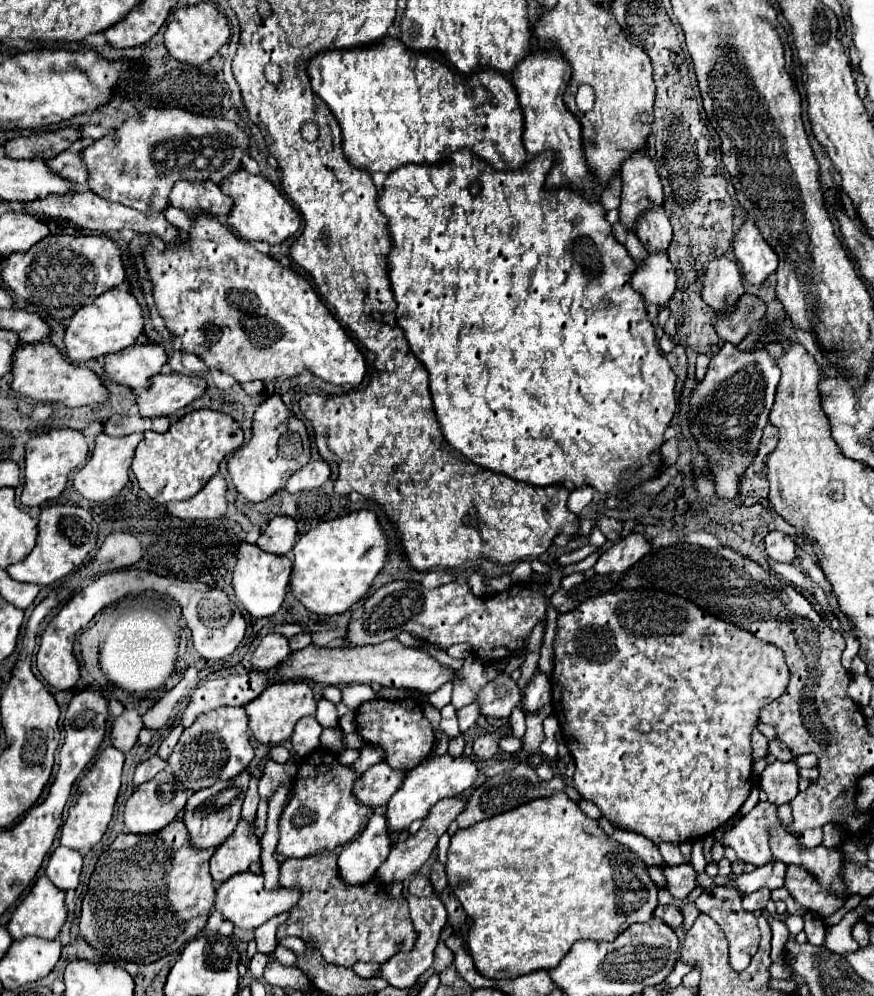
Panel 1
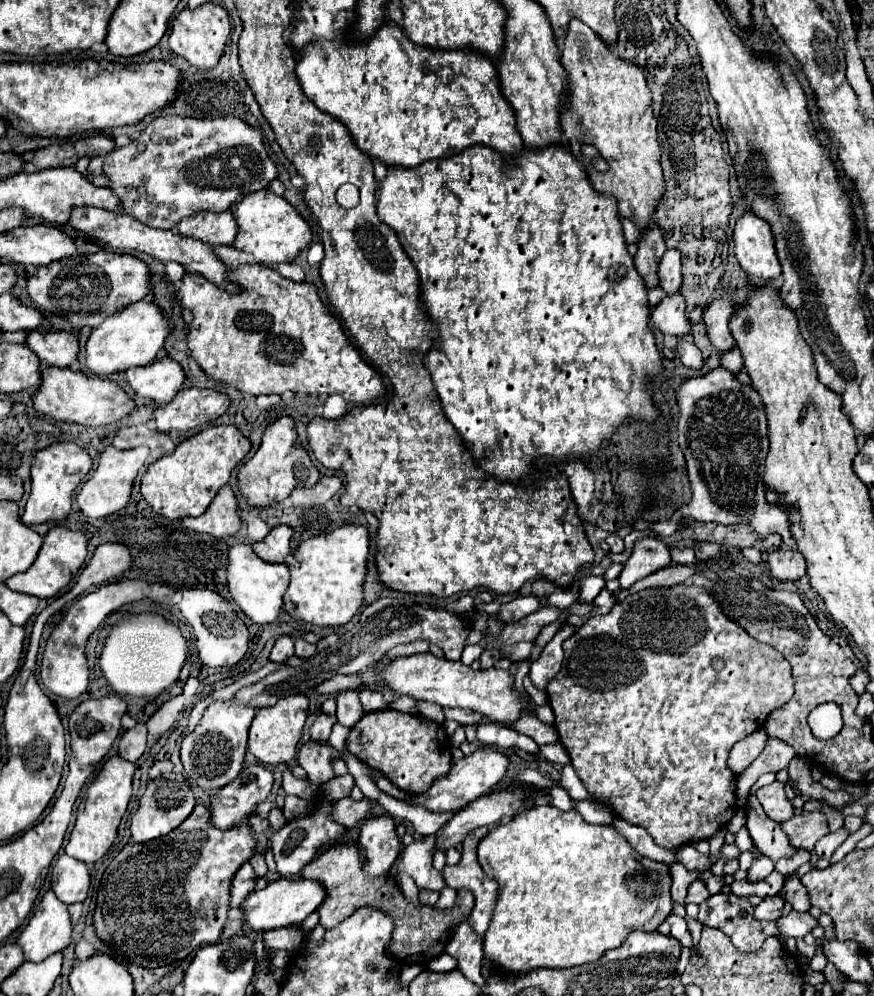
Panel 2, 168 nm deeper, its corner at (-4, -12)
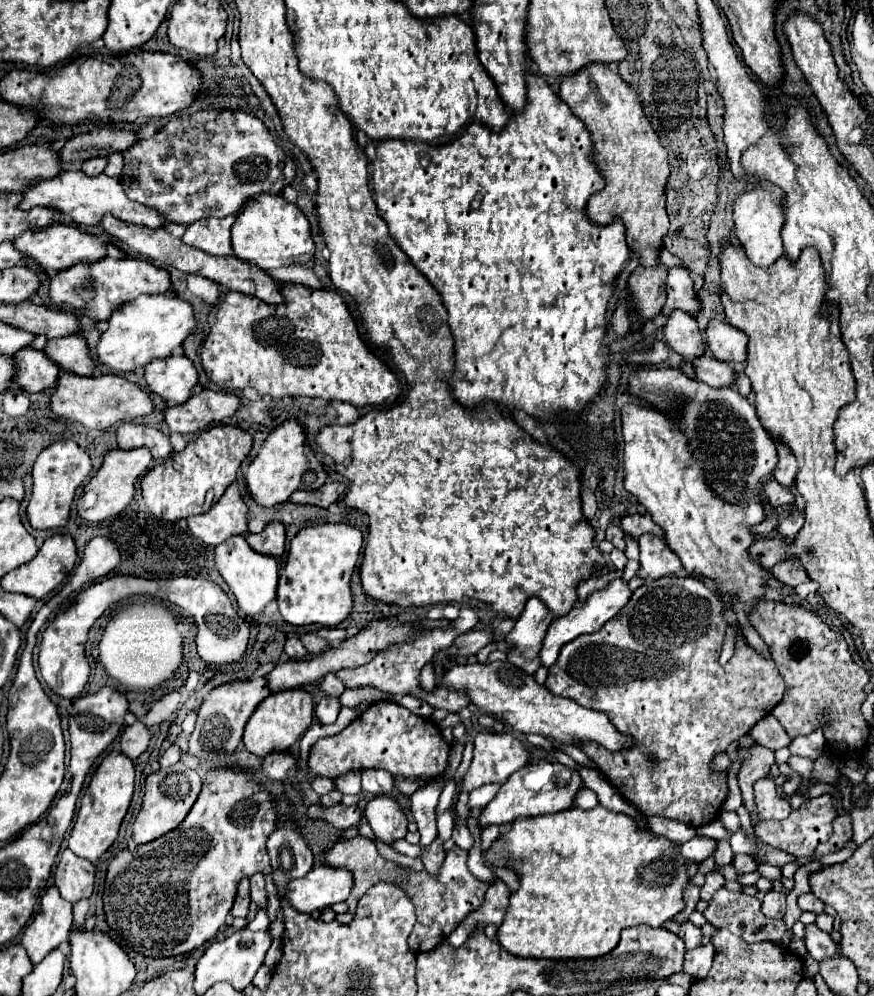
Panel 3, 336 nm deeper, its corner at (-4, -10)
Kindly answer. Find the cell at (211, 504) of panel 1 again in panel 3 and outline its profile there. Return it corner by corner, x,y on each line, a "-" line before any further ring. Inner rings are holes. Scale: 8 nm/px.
232,483
220,501
206,513
188,517
188,529
206,545
218,545
234,535
248,531
248,507
240,497
240,489

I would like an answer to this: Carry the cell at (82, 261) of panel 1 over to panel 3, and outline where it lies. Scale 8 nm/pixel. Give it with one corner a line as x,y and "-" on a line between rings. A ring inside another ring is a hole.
106,257
96,263
78,263
52,277
50,299
54,303
68,305
68,309
76,309
94,321
106,321
116,309
136,299
138,295
166,293
168,289
170,289
170,275
166,269
134,257
124,259

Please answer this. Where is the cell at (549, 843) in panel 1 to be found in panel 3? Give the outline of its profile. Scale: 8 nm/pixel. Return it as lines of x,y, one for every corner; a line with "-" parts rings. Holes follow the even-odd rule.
598,805
594,809
574,807
568,811
554,813
554,815
538,815
532,819
516,819
512,823
512,829
508,833
500,835
498,841
494,841
492,849
484,857
494,865
506,865
518,873
520,889
510,895
510,907
508,907
506,919
498,927
498,943
504,949
508,949
510,953
516,953
518,957
548,957
548,959
596,959
596,957
602,957
618,945
618,937
620,937
620,931
624,927
636,927
642,923
652,925
652,927
662,927
664,921
678,915
684,909
684,891
686,891
686,885
690,883
686,859
682,857
680,849
672,841
668,841
666,837
650,835
644,829
638,829
638,825
632,817
628,817
624,813
612,813
612,811
604,809
602,805

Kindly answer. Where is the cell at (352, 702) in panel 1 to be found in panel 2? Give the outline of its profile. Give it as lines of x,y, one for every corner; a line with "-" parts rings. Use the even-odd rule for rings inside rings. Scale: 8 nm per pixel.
342,691
338,693
336,701
338,701
336,719
346,727
354,727
354,723
358,723
358,719
362,719
364,715
362,703
358,699
358,691

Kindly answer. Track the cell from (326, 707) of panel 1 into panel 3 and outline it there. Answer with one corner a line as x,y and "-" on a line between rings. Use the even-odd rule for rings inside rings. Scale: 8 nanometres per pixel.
350,771
346,775
340,775
334,779
336,783
336,789
344,795
358,795
362,793
362,787
360,787
360,771

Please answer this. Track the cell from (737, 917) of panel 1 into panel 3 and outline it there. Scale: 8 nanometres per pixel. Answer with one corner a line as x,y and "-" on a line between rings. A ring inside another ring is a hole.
720,889
714,895
714,901
710,901
710,907
704,911
704,917
714,927
724,927
724,929
732,931
734,935
742,937
748,943
762,943
762,941
774,941
774,943
778,943
782,939
782,935
786,933
784,921
782,919
768,919
760,911
760,901
756,897
742,895
742,893
732,893
728,889

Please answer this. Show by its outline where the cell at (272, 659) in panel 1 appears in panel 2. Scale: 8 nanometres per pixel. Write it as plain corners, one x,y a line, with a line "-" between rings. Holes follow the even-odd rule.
282,635
276,639
272,651
270,651
270,661
274,663
286,663
294,655
294,641
288,635

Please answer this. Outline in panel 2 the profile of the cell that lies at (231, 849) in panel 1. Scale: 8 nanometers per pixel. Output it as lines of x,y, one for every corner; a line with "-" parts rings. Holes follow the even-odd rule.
246,861
234,875
232,879
232,885
230,885
230,905
232,907
242,907
246,895
250,891
254,891
256,887
256,873
254,869
250,867
250,863

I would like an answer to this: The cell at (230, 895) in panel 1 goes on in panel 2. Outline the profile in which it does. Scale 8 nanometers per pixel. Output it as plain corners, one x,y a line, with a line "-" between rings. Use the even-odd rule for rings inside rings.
278,879
270,881
264,889
252,891
246,897
246,907
244,907
244,921
252,931
270,931
270,929
280,929
288,925
300,925
310,913
320,907
320,901
324,899
324,887
318,881
310,879

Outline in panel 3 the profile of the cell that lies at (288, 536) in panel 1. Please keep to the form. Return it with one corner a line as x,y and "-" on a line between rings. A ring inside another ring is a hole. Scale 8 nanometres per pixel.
272,521
264,527
262,533
248,533
246,541
250,543
250,547
254,547
258,553
264,555
272,555
272,557
280,557
284,553
284,545
286,545
286,535
284,535
284,523
280,521

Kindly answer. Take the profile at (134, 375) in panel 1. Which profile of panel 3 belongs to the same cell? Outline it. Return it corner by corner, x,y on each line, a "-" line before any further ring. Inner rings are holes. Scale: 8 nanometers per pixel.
178,353
166,359
156,359
146,365
146,383
150,391
166,399
166,403
184,403
192,397
192,389
198,383
198,373
192,361

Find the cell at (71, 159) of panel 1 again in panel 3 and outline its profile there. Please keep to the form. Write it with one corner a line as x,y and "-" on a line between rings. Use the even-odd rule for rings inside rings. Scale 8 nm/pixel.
104,157
90,159
90,161
84,161
84,165
82,165
82,171
84,171
86,175
90,175
90,177
96,177
96,175
102,175
102,173
104,173
104,167
106,167
106,163
108,163
108,159
104,159

